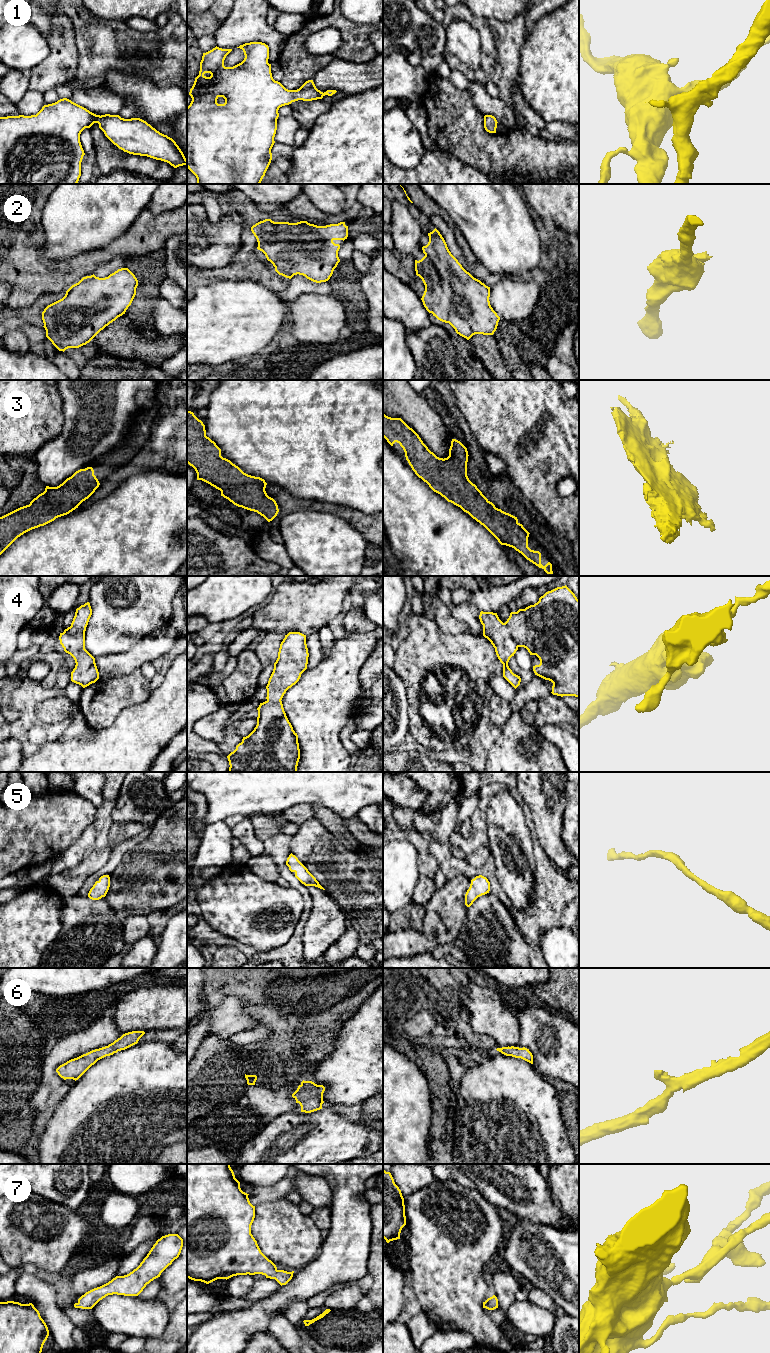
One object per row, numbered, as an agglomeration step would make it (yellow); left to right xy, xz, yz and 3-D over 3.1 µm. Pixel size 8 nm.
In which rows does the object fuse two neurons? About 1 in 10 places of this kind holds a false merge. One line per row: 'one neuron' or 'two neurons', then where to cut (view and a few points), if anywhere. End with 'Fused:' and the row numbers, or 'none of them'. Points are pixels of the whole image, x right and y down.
1: one neuron; no cut
2: one neuron; no cut
3: one neuron; no cut
4: one neuron; no cut
5: one neuron; no cut
6: one neuron; no cut
7: one neuron; no cut
Fused: none of them

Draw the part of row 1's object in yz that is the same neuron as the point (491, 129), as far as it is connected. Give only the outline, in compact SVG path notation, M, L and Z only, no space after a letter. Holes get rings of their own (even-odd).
M485 115L484 116L484 128L489 133L496 133L497 128L497 120L492 115Z

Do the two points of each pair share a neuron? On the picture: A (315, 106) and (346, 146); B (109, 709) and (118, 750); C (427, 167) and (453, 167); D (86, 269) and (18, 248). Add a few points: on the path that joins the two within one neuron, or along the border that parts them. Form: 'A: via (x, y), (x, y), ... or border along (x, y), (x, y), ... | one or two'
A: border along (331, 104), (331, 107), (316, 119), (309, 130) | two
B: border along (128, 707), (105, 728), (92, 729), (89, 727) | two
C: via (433, 167), (447, 166) | one
D: via (69, 269), (39, 269), (35, 265) | one

